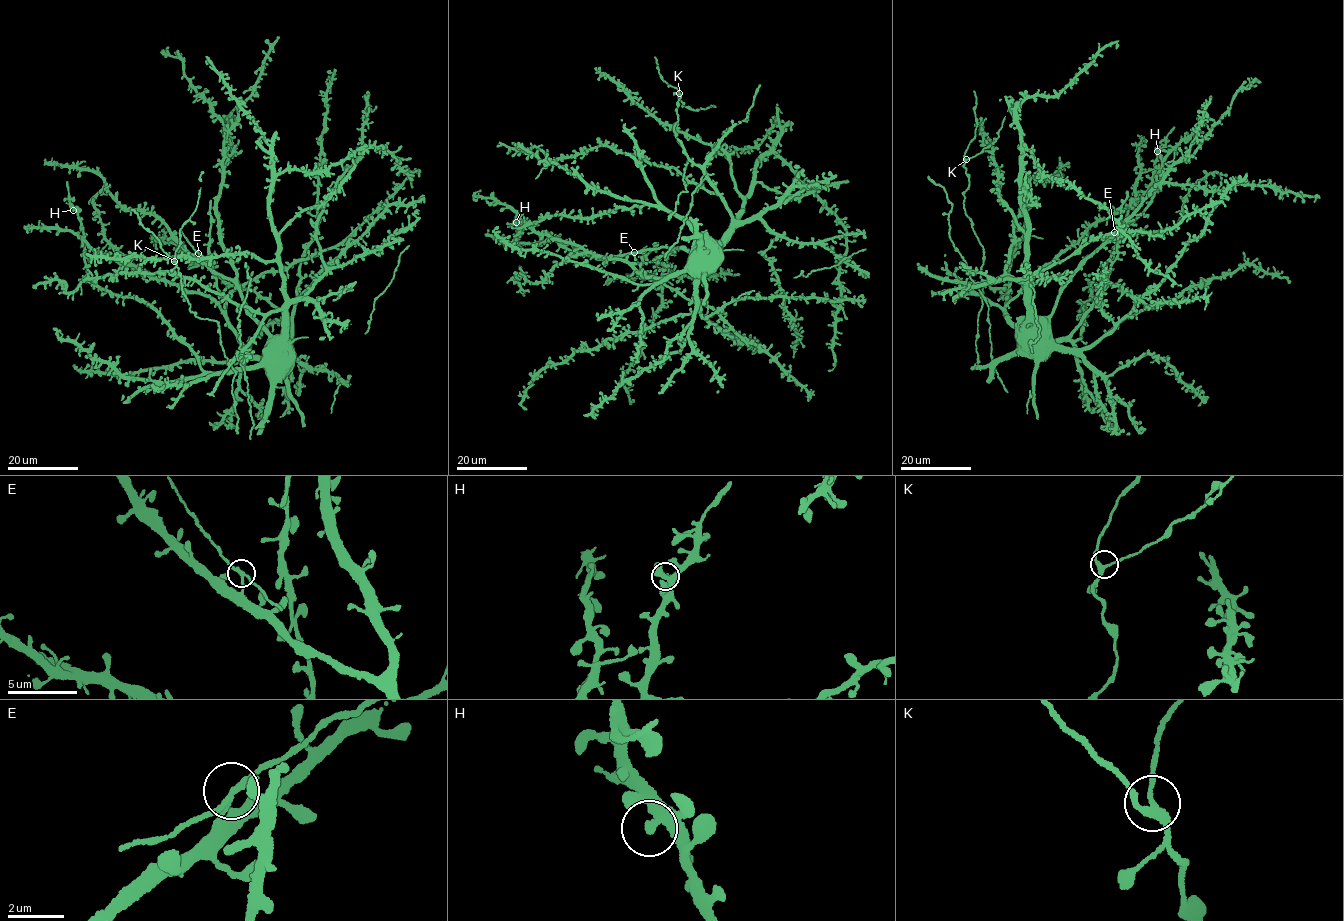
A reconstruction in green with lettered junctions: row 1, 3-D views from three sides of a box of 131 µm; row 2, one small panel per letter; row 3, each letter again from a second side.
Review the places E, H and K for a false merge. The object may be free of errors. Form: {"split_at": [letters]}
{"split_at": ["E"]}

